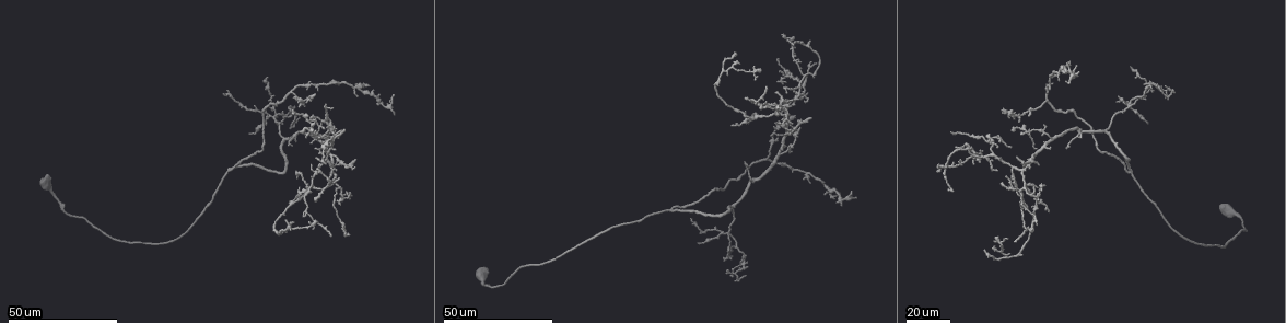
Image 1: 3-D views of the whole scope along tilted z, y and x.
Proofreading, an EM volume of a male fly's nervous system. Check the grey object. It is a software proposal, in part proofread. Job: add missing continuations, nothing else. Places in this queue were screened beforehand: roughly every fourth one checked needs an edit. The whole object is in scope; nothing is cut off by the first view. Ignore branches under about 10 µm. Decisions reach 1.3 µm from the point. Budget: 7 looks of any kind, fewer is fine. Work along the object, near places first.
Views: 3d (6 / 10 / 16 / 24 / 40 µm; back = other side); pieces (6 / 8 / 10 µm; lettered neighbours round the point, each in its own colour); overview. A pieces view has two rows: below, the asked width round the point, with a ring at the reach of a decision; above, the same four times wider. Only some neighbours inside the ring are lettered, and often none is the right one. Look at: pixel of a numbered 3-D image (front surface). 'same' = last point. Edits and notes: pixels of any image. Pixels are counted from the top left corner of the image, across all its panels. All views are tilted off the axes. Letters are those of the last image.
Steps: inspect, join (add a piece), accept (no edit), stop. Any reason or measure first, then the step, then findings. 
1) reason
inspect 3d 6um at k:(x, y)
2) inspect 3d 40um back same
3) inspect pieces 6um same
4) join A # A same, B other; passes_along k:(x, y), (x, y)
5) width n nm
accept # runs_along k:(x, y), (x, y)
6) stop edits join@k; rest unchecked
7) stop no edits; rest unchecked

an open end
inspect 3d 40um at 1:(795, 89)

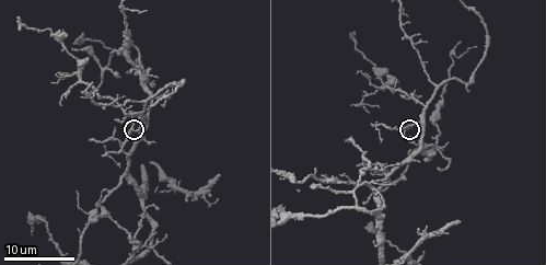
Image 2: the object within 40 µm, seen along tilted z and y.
inspect pieces 6um at 2:(131, 123)

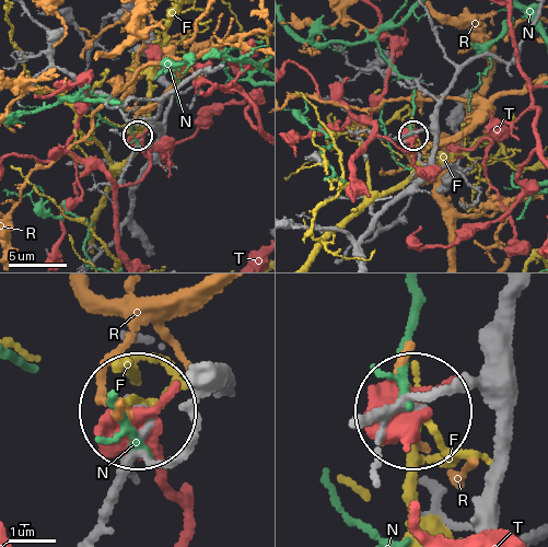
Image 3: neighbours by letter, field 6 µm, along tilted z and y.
accept # F other, N other, R other, T other; runs_along 3:(479, 522), (493, 404), (478, 384), (407, 405), (416, 407); no lettered piece goes on from it

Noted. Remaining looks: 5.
end of a long branch
inspect 3d 16um at 2:(218, 176)

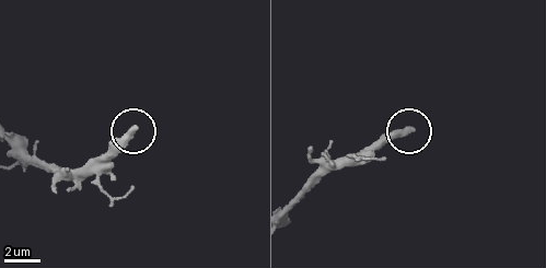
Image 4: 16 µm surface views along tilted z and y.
inspect pieces 8um at 4:(411, 129)

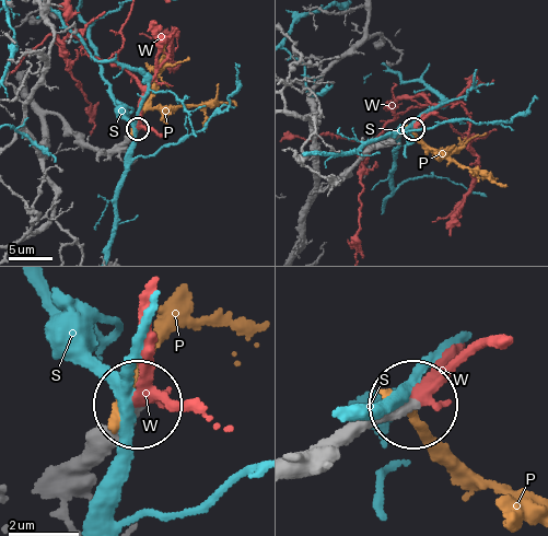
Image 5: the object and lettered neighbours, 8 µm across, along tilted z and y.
join W # P other, S other, W same; passes_along 5:(80, 484), (136, 409), (147, 291); it goes on there

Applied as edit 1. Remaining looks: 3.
an open end
inspect 3d 16um at 2:(358, 166)

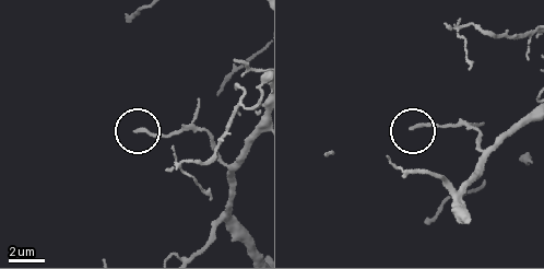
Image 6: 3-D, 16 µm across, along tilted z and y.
inspect pieces 6um at 6:(413, 126)

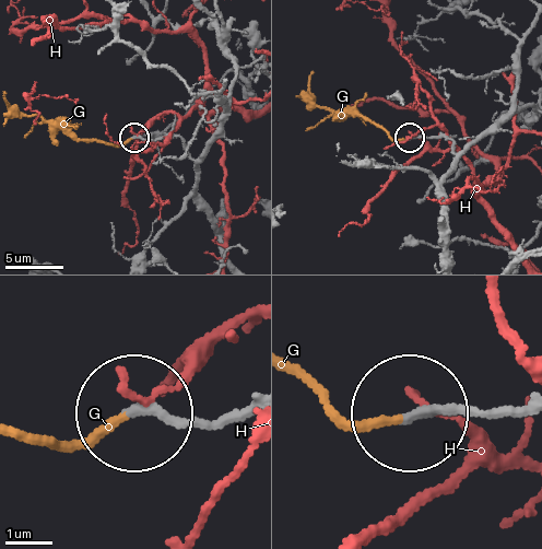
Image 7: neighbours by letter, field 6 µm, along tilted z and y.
width 200 nm
join G # G same, H other; the neuron continues

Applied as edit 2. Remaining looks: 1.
stop edits join@5, join@7; rest unchecked

